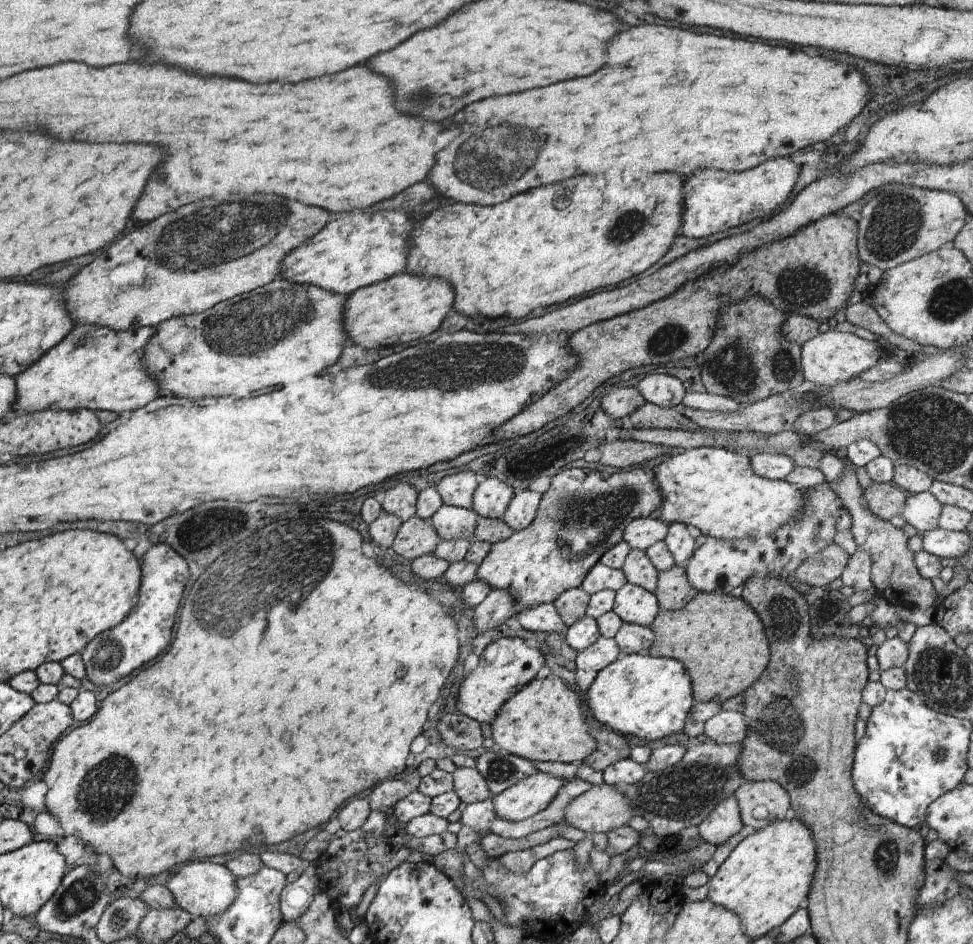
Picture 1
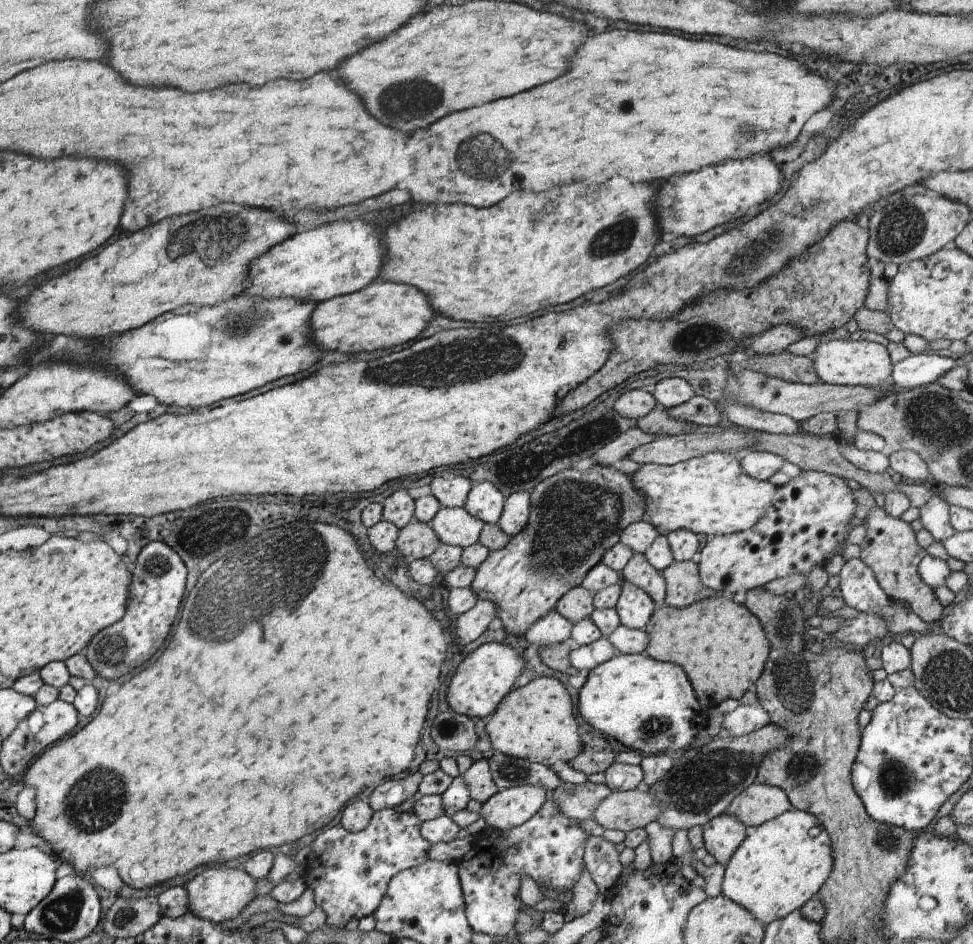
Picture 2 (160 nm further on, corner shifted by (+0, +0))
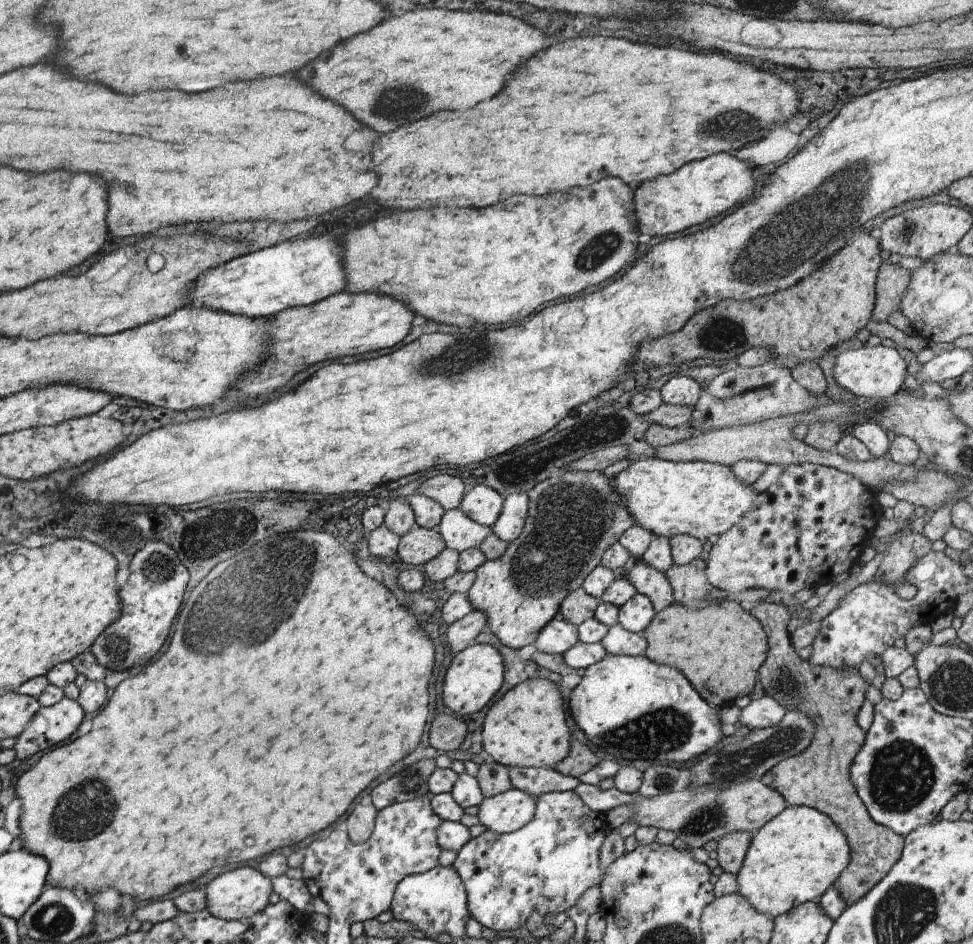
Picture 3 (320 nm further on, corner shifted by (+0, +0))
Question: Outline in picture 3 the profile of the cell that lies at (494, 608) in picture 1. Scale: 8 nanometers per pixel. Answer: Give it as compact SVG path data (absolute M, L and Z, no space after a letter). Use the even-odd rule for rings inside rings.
M469 611L463 618L452 622L445 632L445 643L451 650L449 654L457 654L463 647L474 642L483 625L486 624L485 615L481 611Z

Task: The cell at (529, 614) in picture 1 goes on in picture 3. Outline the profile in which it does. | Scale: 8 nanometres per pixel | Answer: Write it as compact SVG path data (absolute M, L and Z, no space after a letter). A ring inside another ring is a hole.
M557 612L555 618L538 633L533 645L539 652L562 655L577 642L579 640L576 625L567 622Z

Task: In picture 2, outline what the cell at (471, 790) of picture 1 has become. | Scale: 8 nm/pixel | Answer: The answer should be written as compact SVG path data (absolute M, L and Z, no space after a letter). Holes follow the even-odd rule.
M486 758L473 761L464 774L459 776L466 782L470 798L481 805L500 790L492 779Z

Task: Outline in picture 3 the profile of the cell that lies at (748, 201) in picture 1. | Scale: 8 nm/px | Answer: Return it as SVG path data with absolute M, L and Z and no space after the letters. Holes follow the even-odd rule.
M715 154L705 160L695 160L666 175L644 180L633 191L633 204L637 204L637 228L639 234L663 238L687 230L691 226L705 224L725 214L733 206L747 201L753 192L753 174L745 161L729 154Z

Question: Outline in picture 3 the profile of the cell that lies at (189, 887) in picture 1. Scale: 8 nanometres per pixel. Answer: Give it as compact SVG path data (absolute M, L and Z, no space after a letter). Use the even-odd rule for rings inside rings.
M239 866L213 878L205 886L204 891L206 894L205 908L213 916L232 921L247 918L263 911L269 905L269 894L275 890L273 890L272 881L268 876L263 876L261 872L254 870L251 866Z

